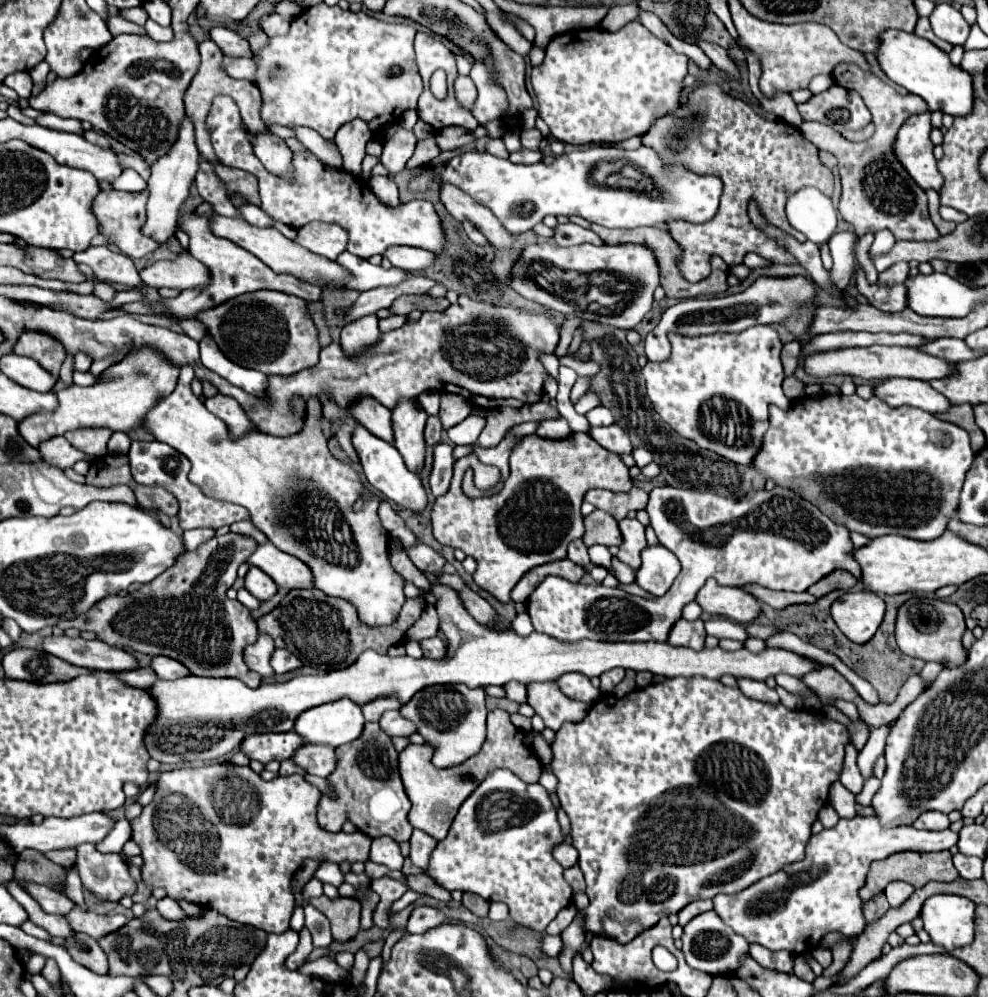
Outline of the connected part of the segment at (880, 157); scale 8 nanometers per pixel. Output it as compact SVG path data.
M841 63L833 69L833 79L837 85L845 89L857 91L863 99L867 109L873 115L875 133L871 139L863 143L849 143L839 137L837 131L829 129L829 125L821 123L803 123L799 129L801 133L817 147L837 157L839 161L839 175L841 175L841 201L839 201L839 215L853 225L857 237L863 237L869 231L889 229L897 239L913 239L913 241L931 241L939 237L937 227L933 225L929 211L927 211L927 195L925 191L909 177L903 169L899 159L895 157L893 145L897 139L897 131L913 113L927 111L925 101L917 95L901 95L891 85L883 83L869 71L863 71L857 65Z

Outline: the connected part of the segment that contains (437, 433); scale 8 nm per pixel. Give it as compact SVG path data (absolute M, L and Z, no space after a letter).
M429 417L427 425L425 425L425 443L427 445L437 445L439 437L441 437L441 423L439 417Z

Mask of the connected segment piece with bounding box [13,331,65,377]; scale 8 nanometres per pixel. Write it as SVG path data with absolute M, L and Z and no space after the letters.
M23 331L15 349L17 355L25 355L35 359L43 369L59 375L59 367L65 359L65 347L51 335L43 331Z

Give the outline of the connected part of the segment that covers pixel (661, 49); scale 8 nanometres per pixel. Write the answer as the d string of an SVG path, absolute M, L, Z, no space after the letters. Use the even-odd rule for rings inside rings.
M631 21L615 33L595 27L553 37L545 61L531 71L531 83L539 103L537 115L549 125L551 135L569 145L585 145L645 133L653 121L677 109L685 75L687 57L675 53L639 21Z

